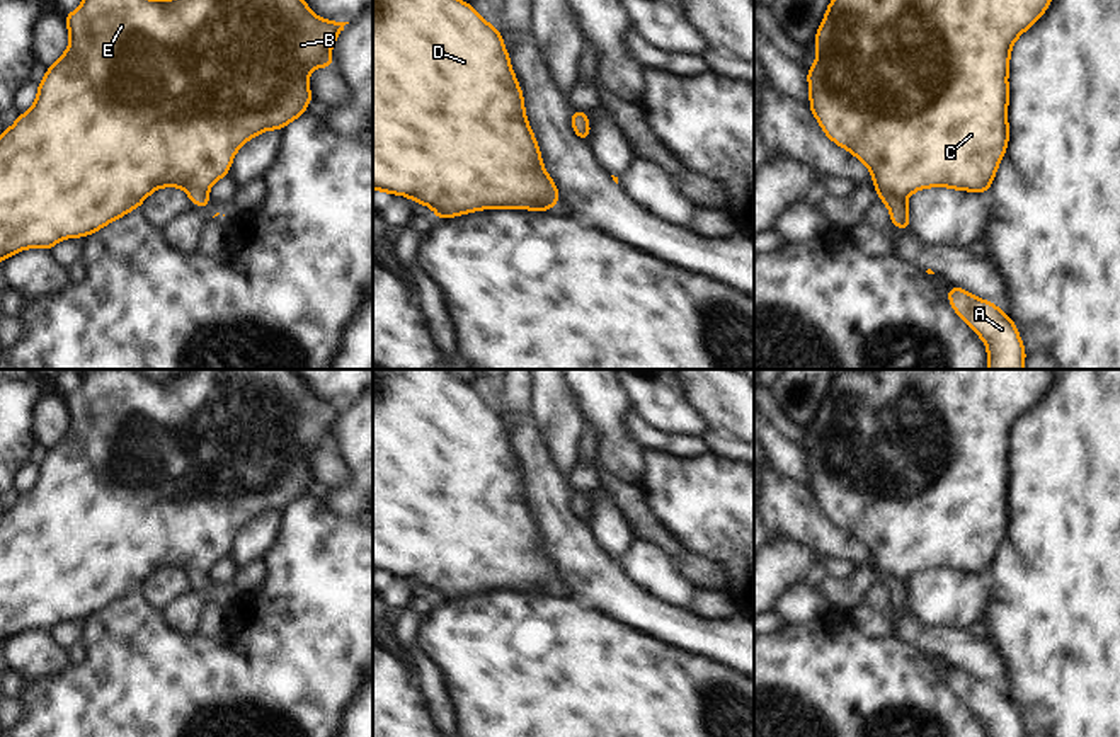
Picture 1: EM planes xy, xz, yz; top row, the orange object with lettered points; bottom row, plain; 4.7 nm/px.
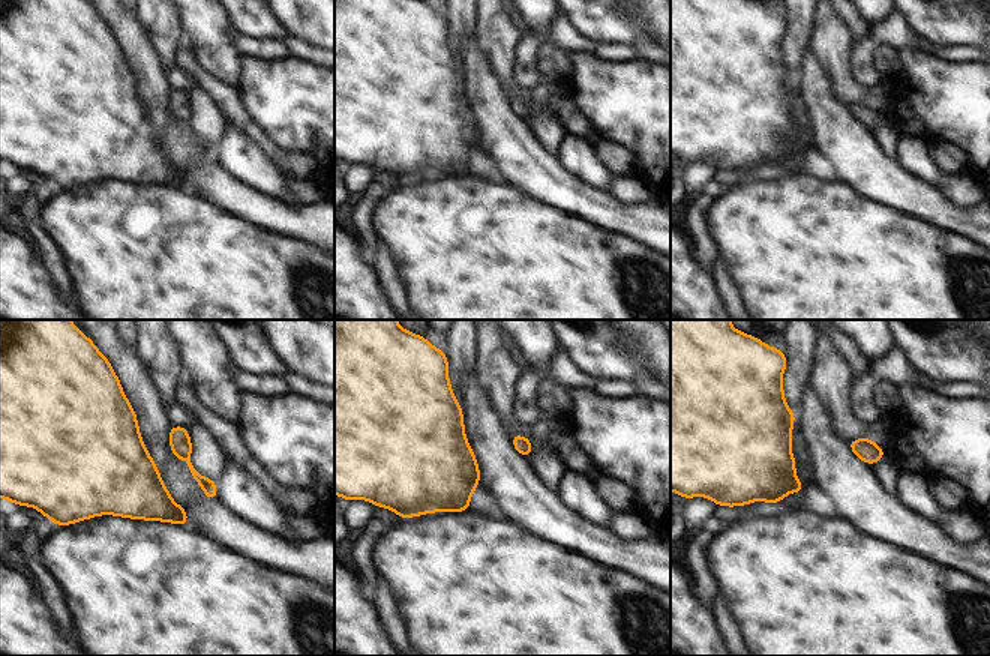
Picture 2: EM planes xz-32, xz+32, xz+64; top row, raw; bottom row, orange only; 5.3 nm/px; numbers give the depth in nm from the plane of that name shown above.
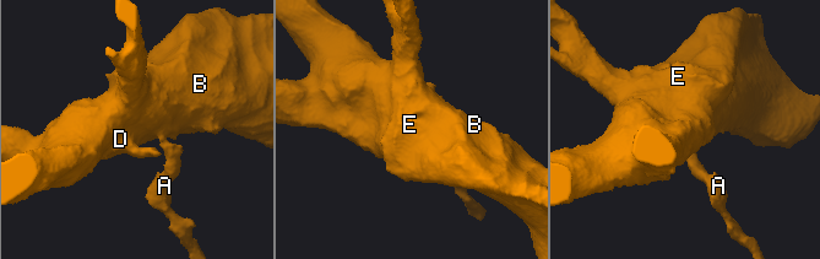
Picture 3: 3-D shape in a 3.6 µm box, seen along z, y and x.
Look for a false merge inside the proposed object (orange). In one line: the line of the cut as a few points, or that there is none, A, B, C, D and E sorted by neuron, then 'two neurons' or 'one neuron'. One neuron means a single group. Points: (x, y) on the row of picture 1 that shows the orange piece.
no cut | A B C D E | one neuron

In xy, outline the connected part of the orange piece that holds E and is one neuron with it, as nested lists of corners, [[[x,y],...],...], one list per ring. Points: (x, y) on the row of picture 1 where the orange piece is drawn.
[[[82,0],[82,5],[63,19],[70,34],[68,49],[46,70],[32,107],[0,133],[0,264],[24,249],[49,252],[65,238],[87,238],[109,221],[138,209],[158,187],[182,187],[192,206],[211,209],[208,192],[218,179],[228,177],[242,145],[267,129],[281,131],[305,114],[313,100],[308,77],[318,66],[334,70],[330,49],[349,24],[315,15],[305,0]]]

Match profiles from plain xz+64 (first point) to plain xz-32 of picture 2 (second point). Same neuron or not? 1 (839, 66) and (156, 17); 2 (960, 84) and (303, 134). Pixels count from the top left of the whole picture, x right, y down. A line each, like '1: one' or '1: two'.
1: one
2: one

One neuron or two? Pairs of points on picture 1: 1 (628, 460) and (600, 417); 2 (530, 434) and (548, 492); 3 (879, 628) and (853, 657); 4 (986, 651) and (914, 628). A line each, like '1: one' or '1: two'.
1: one
2: one
3: two
4: one

